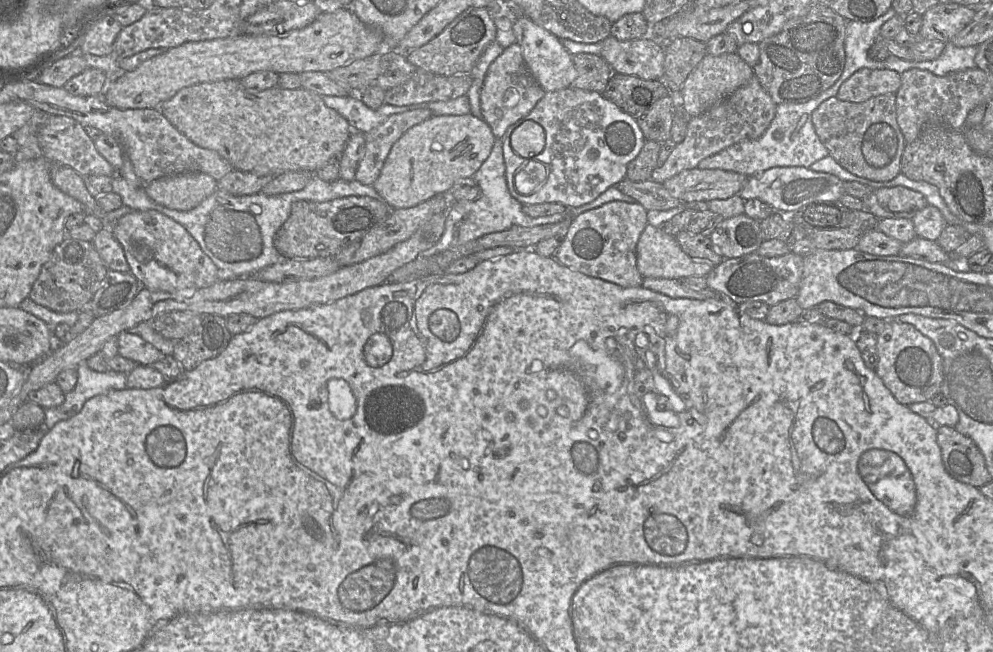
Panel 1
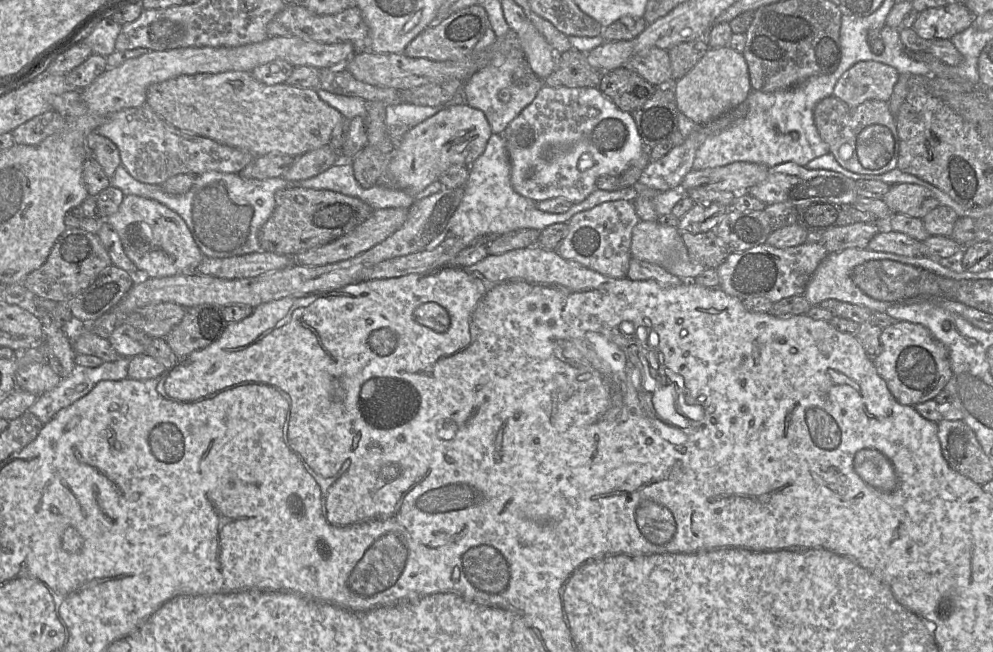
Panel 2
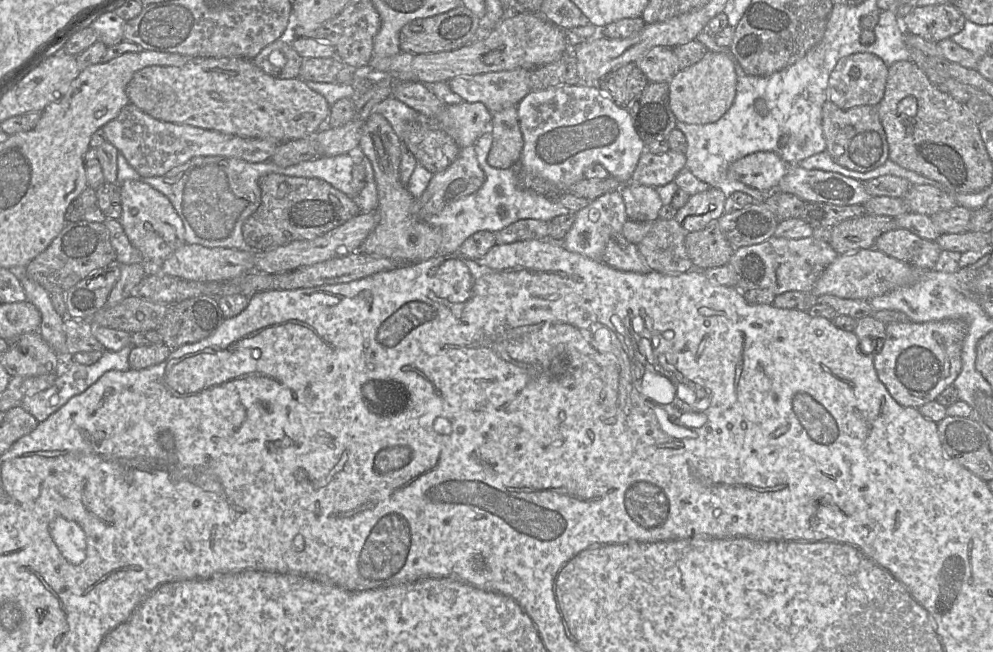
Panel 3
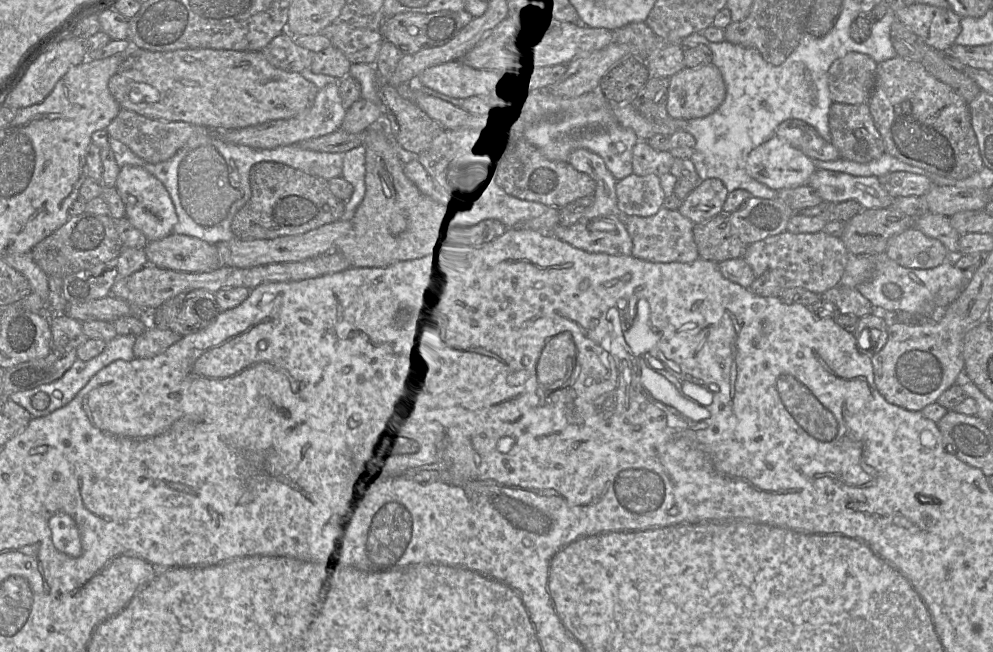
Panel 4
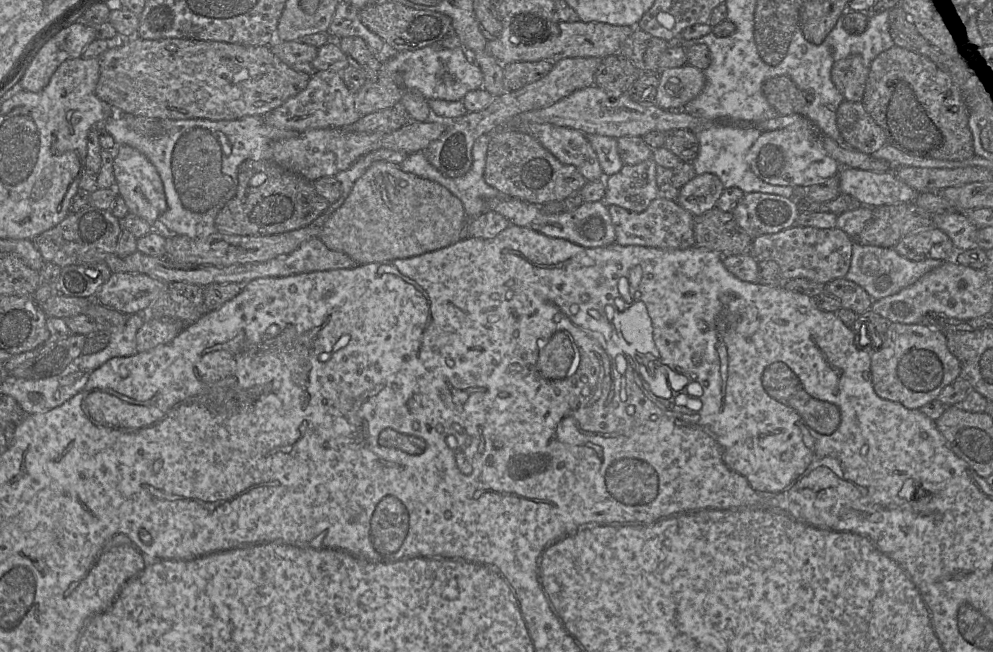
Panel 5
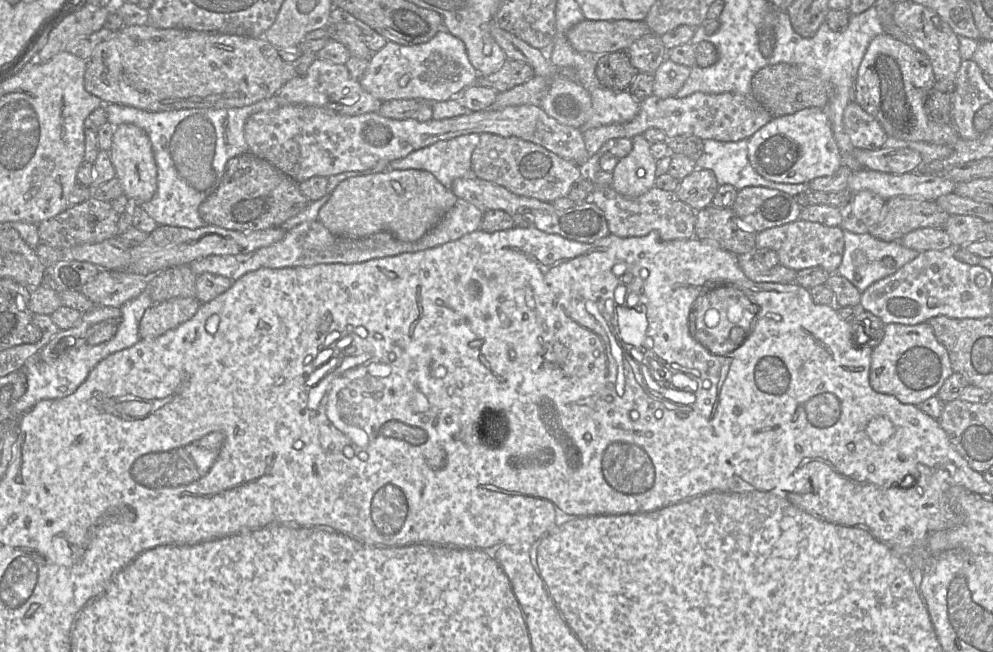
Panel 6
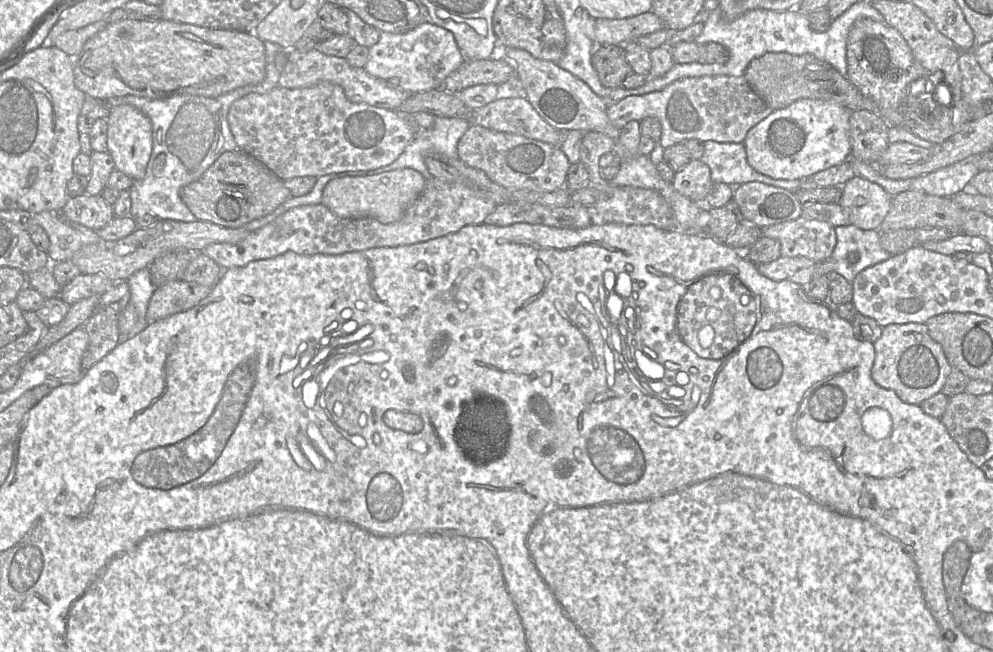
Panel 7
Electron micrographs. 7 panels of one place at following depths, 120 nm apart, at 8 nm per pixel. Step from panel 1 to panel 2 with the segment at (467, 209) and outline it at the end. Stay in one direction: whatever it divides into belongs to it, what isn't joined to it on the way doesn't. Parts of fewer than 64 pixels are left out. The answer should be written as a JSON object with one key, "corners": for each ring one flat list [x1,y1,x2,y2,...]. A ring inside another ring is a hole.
{"corners":[[493,133,484,152,470,166,469,178,464,186,464,196,446,229,434,240,432,247,439,245,448,237,459,237,463,241,475,241,481,238,500,236,521,228,542,230,554,223,568,223,575,214,591,209,598,204,614,200,633,201,638,196,633,186,617,191,595,189,583,201,573,204,566,212,549,213,538,209,534,200,517,193,512,187,510,174,511,162,504,135]]}

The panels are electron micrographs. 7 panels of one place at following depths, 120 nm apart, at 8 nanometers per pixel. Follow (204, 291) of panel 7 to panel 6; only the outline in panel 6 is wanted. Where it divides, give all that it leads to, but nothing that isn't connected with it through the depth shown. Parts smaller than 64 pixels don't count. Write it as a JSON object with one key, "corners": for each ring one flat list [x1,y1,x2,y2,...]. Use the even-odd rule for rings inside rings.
{"corners":[[197,297,172,298,160,303,153,303,140,321,141,339,159,337,174,329,194,316,201,303]]}

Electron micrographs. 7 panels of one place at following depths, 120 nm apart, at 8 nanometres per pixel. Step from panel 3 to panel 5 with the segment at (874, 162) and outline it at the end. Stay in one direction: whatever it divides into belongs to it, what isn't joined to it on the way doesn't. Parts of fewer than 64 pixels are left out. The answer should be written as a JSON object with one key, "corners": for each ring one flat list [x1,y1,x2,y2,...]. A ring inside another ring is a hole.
{"corners":[[843,101,836,112,836,124,845,146,871,155,886,144,883,130,866,113,861,102]]}

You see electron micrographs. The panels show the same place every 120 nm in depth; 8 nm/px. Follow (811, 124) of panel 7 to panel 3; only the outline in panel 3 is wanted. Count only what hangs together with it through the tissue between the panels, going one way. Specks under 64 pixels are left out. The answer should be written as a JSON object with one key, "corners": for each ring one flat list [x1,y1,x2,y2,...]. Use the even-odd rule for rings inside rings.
{"corners":[[760,151,733,162,728,168,727,176,769,194,776,190,789,167,776,153]]}

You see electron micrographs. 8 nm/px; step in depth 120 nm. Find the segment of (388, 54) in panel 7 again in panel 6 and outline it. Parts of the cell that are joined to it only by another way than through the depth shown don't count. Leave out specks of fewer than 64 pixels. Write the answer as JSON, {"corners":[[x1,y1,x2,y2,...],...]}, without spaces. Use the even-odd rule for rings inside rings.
{"corners":[[445,29,438,31,428,42,416,45,400,45,387,41,385,46,372,53,368,66,359,80,362,88,382,102,393,99,423,99,442,102,456,97,467,87,475,84,478,72,470,63,464,43]]}

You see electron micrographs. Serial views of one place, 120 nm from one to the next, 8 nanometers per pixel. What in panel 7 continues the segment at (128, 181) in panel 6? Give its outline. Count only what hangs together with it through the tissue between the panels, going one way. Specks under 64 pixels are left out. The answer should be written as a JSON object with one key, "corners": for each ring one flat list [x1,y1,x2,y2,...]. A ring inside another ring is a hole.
{"corners":[[124,104,112,108,107,122,108,153,114,160,115,168,134,181,143,179,153,148,153,128,150,118,138,108]]}

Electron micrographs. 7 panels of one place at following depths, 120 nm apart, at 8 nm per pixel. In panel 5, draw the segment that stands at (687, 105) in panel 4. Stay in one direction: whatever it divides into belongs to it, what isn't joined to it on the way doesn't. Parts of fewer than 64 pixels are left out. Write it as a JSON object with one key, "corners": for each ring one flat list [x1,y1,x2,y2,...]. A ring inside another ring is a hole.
{"corners":[[688,63,664,69,659,77,655,105,665,110,681,110,702,92,706,83,704,72]]}

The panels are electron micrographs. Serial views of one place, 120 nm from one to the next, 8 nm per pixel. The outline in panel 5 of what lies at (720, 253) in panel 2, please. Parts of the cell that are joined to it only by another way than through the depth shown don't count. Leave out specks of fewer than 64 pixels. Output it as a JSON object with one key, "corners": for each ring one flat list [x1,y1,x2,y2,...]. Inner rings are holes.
{"corners":[[716,207,694,218,694,238,695,246,721,256,749,253,753,243,731,211,723,212]]}

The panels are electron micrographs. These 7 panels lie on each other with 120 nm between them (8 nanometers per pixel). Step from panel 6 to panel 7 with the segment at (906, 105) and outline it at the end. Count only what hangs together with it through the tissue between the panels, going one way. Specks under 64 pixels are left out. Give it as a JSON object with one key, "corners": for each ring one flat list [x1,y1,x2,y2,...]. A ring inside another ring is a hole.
{"corners":[[861,19,851,28,846,46,847,79,871,99,879,110,895,110,903,104,910,84,925,75,907,42,898,31,871,19]]}

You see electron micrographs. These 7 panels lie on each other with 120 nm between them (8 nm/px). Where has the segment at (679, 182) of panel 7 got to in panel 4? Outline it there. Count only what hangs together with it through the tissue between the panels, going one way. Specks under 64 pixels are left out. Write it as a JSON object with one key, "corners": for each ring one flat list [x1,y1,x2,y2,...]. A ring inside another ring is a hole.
{"corners":[[717,178,702,180,682,201,678,211,693,224,704,223,722,213,728,193]]}

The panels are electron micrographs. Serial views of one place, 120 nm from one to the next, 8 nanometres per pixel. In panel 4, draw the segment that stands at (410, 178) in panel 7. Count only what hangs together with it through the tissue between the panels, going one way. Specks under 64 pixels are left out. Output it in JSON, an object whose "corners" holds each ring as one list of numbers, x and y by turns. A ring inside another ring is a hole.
{"corners":[[371,129,363,144,366,149,365,196,351,218,350,232,337,241,334,250,344,255,351,267,383,267,462,245,466,229,459,216,449,204,423,194,406,176,404,163,385,129]]}

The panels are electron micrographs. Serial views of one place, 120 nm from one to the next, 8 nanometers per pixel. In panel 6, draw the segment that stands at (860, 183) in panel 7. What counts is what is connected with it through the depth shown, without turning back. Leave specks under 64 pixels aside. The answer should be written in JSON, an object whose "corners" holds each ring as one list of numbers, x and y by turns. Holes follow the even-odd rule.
{"corners":[[869,190,853,193,851,201,839,209,842,216,840,227,856,234,867,233,879,221,885,203]]}

